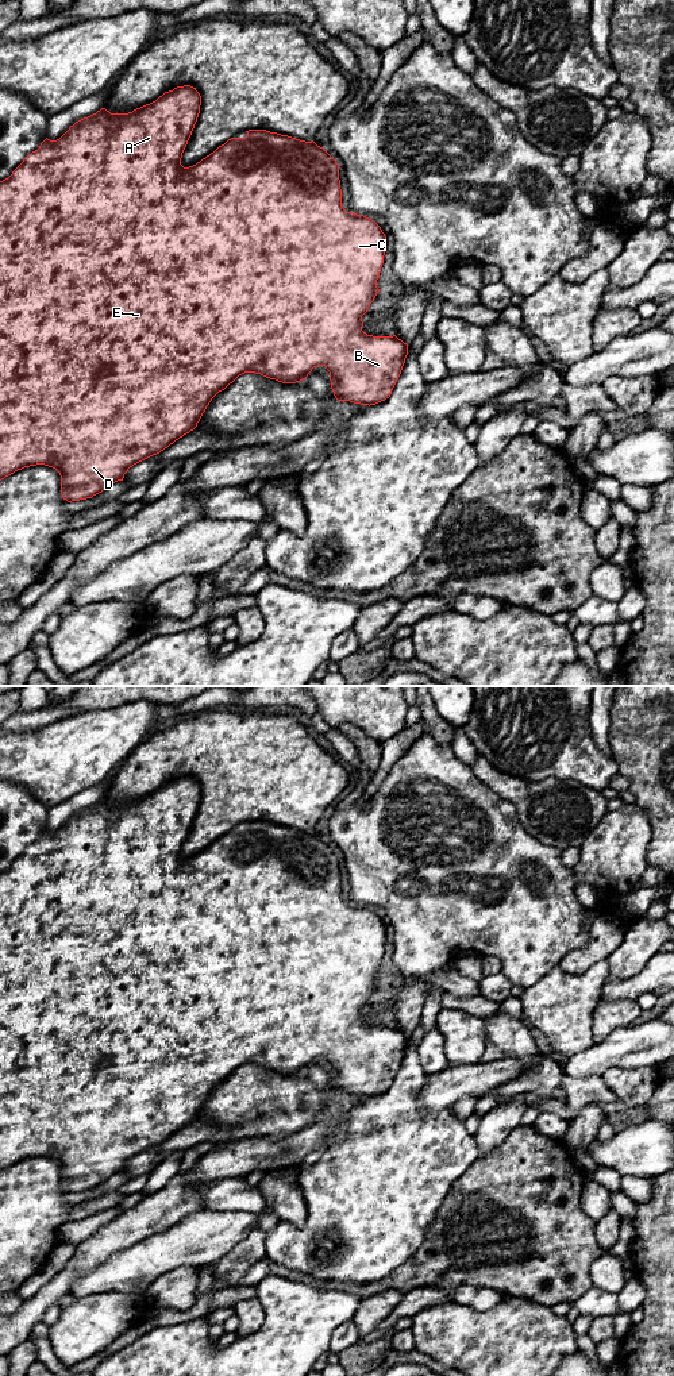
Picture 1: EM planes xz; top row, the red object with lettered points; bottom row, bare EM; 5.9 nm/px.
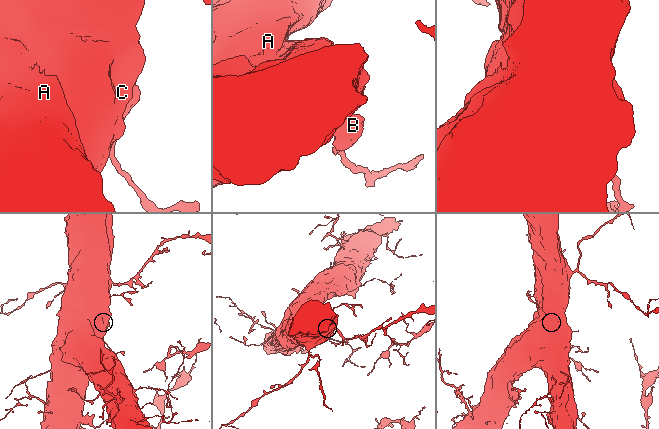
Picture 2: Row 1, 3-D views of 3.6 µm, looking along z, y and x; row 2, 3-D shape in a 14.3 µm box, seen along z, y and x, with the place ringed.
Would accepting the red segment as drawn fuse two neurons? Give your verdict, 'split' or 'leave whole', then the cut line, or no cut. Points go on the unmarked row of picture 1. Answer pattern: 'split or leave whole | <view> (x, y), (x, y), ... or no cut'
leave whole | no cut

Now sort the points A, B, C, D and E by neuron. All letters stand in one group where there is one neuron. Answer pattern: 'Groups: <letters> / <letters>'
Groups: A B C D E

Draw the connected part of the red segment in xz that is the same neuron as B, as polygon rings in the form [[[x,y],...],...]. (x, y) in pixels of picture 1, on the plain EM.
[[[184,776],[128,805],[111,805],[101,799],[76,813],[59,830],[46,829],[8,870],[0,872],[0,1172],[24,1159],[45,1156],[59,1164],[63,1191],[92,1190],[123,1172],[130,1159],[193,1122],[212,1090],[244,1064],[296,1075],[305,1071],[313,1059],[324,1057],[338,1092],[370,1098],[390,1088],[405,1055],[408,1036],[396,1026],[373,1028],[362,1022],[362,1007],[380,983],[377,971],[386,943],[381,918],[342,898],[339,856],[313,832],[249,821],[246,829],[231,829],[196,856],[184,859],[182,844],[200,797],[201,787],[196,779]]]

